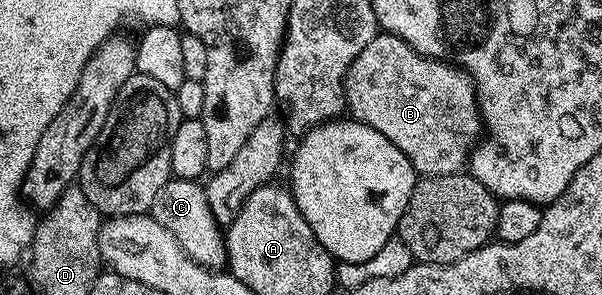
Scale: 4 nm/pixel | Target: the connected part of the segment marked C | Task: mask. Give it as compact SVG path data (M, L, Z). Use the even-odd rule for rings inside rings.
M182 177L169 180L155 199L151 216L155 218L183 247L183 251L195 263L208 269L224 270L227 265L225 255L225 233L218 225L215 215L211 215L211 203L207 203L205 185L200 180L188 181Z

